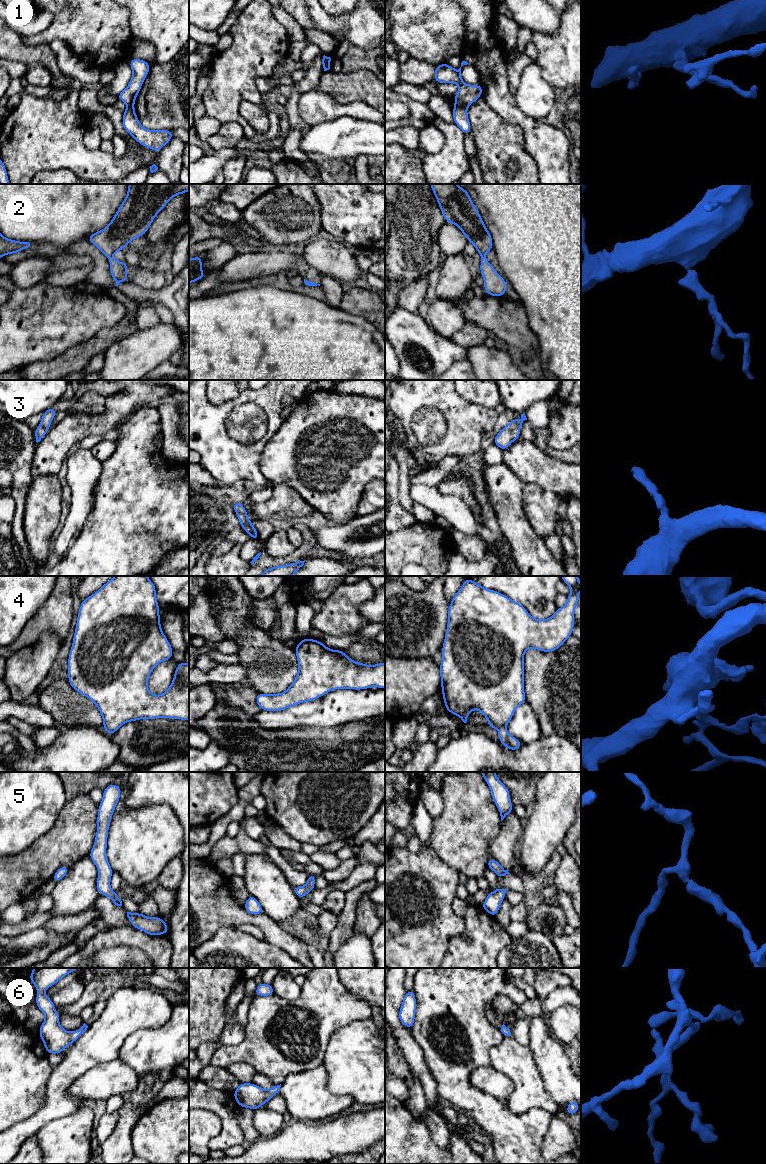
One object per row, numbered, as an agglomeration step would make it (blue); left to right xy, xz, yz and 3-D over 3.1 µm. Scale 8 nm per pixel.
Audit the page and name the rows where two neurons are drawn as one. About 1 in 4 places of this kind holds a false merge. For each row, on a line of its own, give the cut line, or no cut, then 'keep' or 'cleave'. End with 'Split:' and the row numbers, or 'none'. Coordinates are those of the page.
1: cut yz (456, 104), (466, 108); cleave
2: cut none; keep
3: cut none; keep
4: cut yz (505, 726), (501, 728); cleave
5: cut none; keep
6: cut none; keep
Split: 1, 4

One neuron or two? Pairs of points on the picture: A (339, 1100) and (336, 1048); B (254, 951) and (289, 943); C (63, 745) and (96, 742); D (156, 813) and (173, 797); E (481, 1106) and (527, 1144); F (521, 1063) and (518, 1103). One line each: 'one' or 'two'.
A: two
B: two
C: one
D: two
E: one
F: one

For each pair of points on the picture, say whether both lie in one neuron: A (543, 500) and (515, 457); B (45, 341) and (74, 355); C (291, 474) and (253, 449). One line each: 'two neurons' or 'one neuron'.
A: two neurons
B: two neurons
C: two neurons

